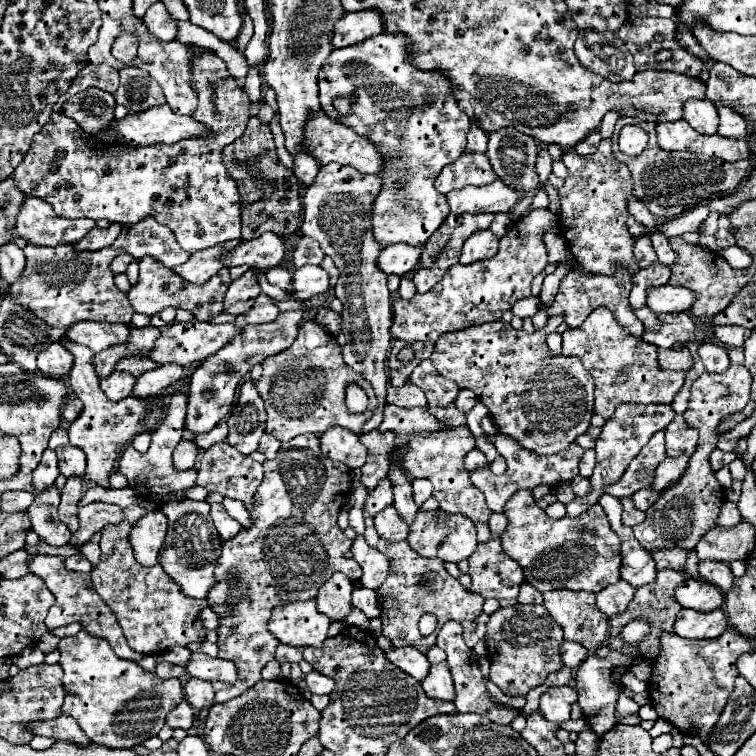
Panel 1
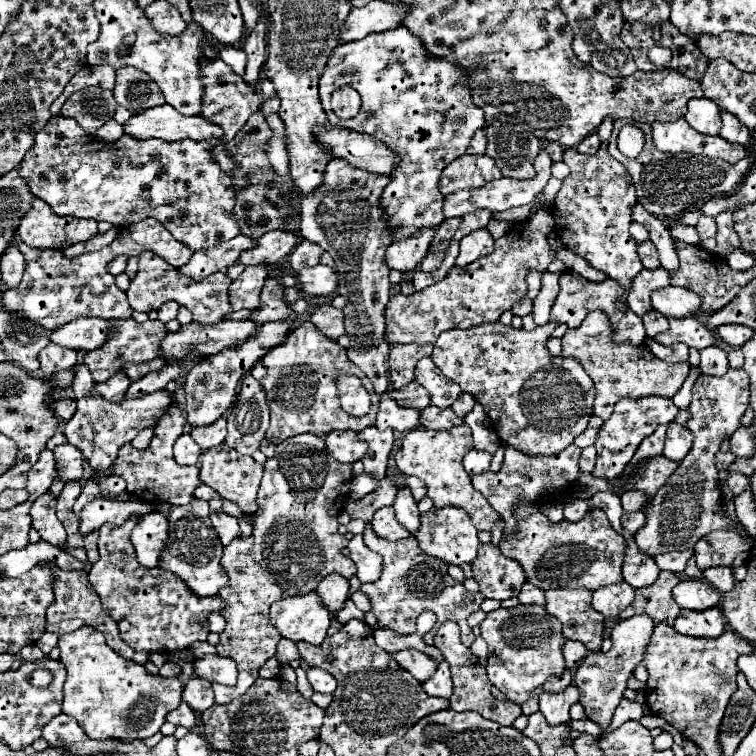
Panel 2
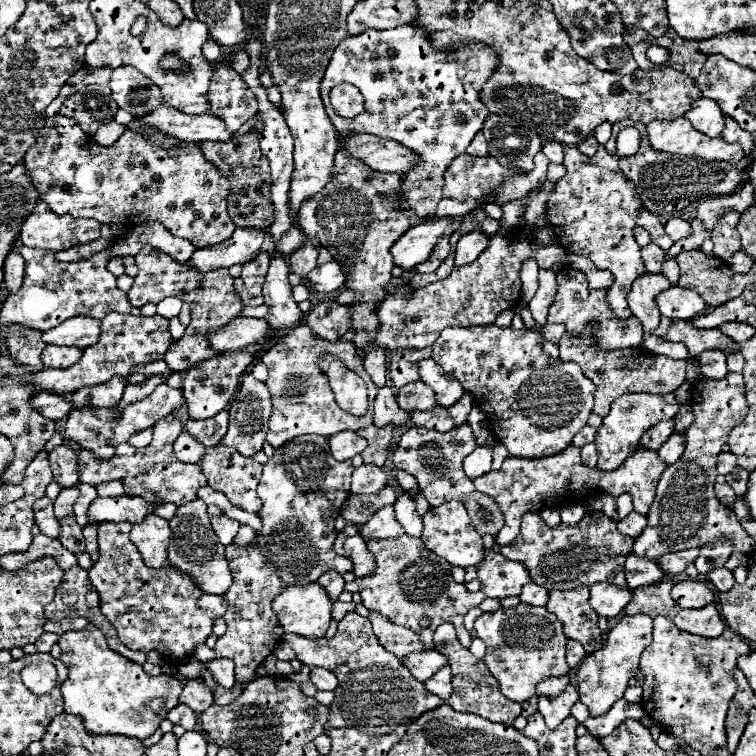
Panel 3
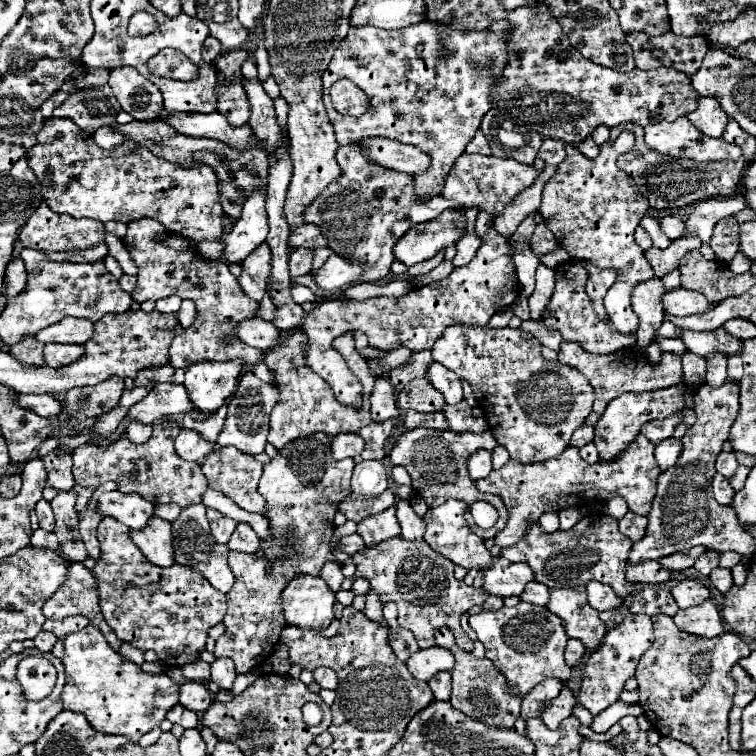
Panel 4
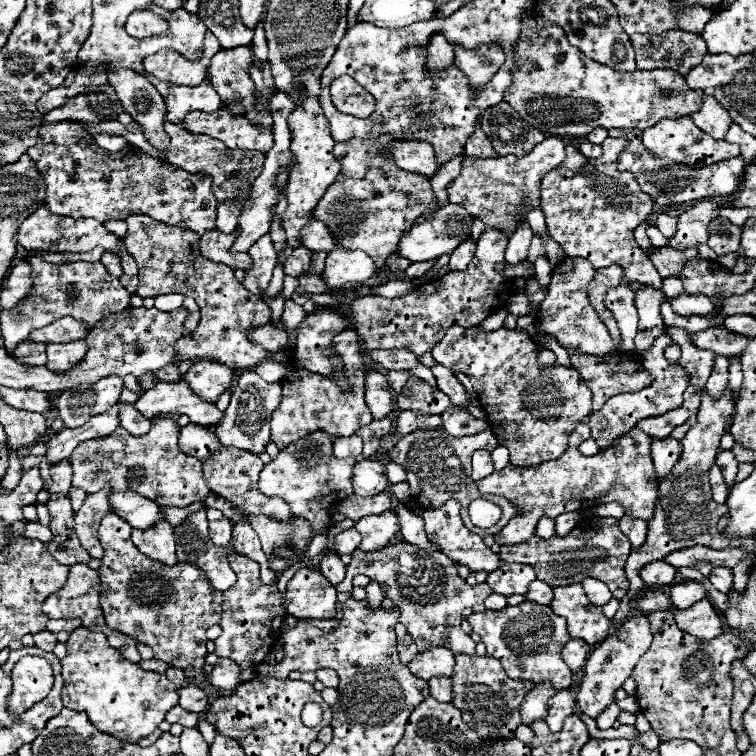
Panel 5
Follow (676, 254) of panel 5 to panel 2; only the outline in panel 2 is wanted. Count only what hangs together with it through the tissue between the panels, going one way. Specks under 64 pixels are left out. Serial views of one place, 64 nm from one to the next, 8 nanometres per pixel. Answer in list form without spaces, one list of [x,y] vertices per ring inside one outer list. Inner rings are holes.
[[[702,216],[700,222],[696,224],[696,230],[698,230],[698,234],[700,234],[702,240],[714,236],[714,234],[716,234],[716,222],[714,222],[714,218],[710,218],[710,216]],[[650,240],[638,244],[638,256],[640,256],[644,268],[650,268],[652,270],[652,268],[658,268],[660,266],[658,252],[656,252],[656,248],[654,248],[654,244]]]

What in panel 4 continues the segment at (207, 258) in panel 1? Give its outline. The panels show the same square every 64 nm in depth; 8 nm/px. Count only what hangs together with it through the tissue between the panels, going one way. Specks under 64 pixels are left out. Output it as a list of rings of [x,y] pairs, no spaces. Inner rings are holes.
[[[256,190],[246,200],[240,220],[236,220],[232,232],[222,238],[224,242],[222,262],[238,264],[266,240],[268,220],[264,204],[266,204],[266,194],[260,190]]]

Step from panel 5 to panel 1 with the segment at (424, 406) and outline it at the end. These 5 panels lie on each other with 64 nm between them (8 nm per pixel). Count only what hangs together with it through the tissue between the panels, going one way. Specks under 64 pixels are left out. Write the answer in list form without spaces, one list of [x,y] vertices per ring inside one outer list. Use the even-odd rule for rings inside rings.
[[[404,384],[400,388],[390,386],[388,388],[388,404],[394,406],[404,406],[404,408],[414,408],[414,406],[428,406],[426,396],[420,388],[414,384]]]

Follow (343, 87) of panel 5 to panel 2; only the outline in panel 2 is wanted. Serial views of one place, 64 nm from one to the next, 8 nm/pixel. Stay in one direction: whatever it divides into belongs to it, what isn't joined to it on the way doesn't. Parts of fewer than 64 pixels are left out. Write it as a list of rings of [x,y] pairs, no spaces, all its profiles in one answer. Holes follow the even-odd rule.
[[[344,86],[344,88],[338,88],[334,94],[332,94],[332,110],[338,118],[352,118],[358,114],[360,110],[360,94],[350,88],[350,86]]]

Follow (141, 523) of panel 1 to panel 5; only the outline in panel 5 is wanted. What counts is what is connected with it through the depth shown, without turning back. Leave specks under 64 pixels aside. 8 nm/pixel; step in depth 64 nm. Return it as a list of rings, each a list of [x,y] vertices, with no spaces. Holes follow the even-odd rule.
[[[158,520],[154,528],[146,530],[132,530],[134,546],[152,560],[158,560],[166,566],[174,566],[176,560],[176,540],[174,530],[166,520]]]

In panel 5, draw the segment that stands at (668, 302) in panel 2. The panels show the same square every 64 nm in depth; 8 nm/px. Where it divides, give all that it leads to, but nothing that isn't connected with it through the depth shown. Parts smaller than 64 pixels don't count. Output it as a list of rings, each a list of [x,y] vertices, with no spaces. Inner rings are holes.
[[[682,292],[682,296],[676,296],[676,300],[670,300],[674,312],[680,312],[682,316],[712,316],[716,314],[716,306],[712,304],[712,300],[708,300],[708,296],[702,294],[688,294]]]

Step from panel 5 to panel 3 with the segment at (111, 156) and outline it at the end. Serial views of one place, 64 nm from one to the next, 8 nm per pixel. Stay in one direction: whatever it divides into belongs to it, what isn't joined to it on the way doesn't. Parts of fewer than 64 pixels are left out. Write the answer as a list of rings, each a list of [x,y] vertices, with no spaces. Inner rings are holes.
[[[52,116],[46,120],[44,128],[36,136],[36,144],[24,156],[26,174],[30,176],[40,198],[56,214],[70,214],[74,218],[96,218],[108,224],[140,224],[148,220],[158,220],[174,236],[190,240],[196,248],[206,248],[228,240],[236,226],[226,212],[226,198],[230,194],[230,182],[218,172],[218,168],[208,162],[196,142],[180,142],[176,148],[166,150],[153,144],[146,136],[126,130],[112,146],[100,146],[92,136],[86,136],[66,116]]]

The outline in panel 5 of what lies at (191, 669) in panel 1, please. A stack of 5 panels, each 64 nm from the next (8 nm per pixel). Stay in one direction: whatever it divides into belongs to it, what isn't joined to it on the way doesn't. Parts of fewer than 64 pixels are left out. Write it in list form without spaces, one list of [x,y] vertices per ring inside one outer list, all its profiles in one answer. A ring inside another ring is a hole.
[[[220,658],[210,674],[210,682],[220,690],[232,690],[238,686],[238,676],[240,676],[238,664],[234,664],[234,660]]]

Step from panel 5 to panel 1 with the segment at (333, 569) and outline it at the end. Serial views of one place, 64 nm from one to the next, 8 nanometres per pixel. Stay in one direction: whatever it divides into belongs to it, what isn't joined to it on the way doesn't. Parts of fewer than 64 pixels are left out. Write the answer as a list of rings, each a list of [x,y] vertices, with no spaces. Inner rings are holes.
[[[334,572],[332,578],[318,590],[316,596],[318,610],[334,622],[344,620],[352,610],[352,592],[354,582],[342,576],[342,572]]]

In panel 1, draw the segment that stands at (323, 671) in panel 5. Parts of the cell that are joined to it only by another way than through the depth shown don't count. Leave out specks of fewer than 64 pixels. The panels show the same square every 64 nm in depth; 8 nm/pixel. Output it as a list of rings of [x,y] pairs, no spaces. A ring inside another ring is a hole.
[[[318,672],[306,674],[306,684],[312,694],[330,694],[334,690],[334,680],[330,680],[328,676],[318,674]]]

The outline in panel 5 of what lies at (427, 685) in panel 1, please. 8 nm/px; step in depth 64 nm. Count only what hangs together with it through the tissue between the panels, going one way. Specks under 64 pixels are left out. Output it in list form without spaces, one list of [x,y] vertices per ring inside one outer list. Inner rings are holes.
[[[436,676],[432,680],[428,680],[430,684],[430,694],[436,698],[436,700],[444,700],[444,702],[450,702],[452,698],[452,680],[446,678],[446,676]]]

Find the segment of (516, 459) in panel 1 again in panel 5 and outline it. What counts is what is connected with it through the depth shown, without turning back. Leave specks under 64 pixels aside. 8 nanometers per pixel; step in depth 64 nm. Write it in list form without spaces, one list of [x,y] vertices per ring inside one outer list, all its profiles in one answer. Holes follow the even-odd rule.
[[[634,428],[632,432],[616,440],[614,446],[598,452],[598,456],[588,458],[582,456],[578,448],[568,448],[556,460],[548,460],[530,468],[508,464],[506,468],[478,480],[476,486],[480,492],[504,496],[520,510],[518,516],[514,516],[512,522],[508,522],[508,526],[494,536],[496,544],[502,546],[502,544],[518,544],[528,540],[534,534],[536,524],[542,516],[556,518],[564,512],[604,502],[618,502],[626,508],[630,516],[650,520],[654,516],[654,502],[658,488],[658,476],[654,472],[650,456],[650,444],[652,438],[646,436],[642,430]]]

